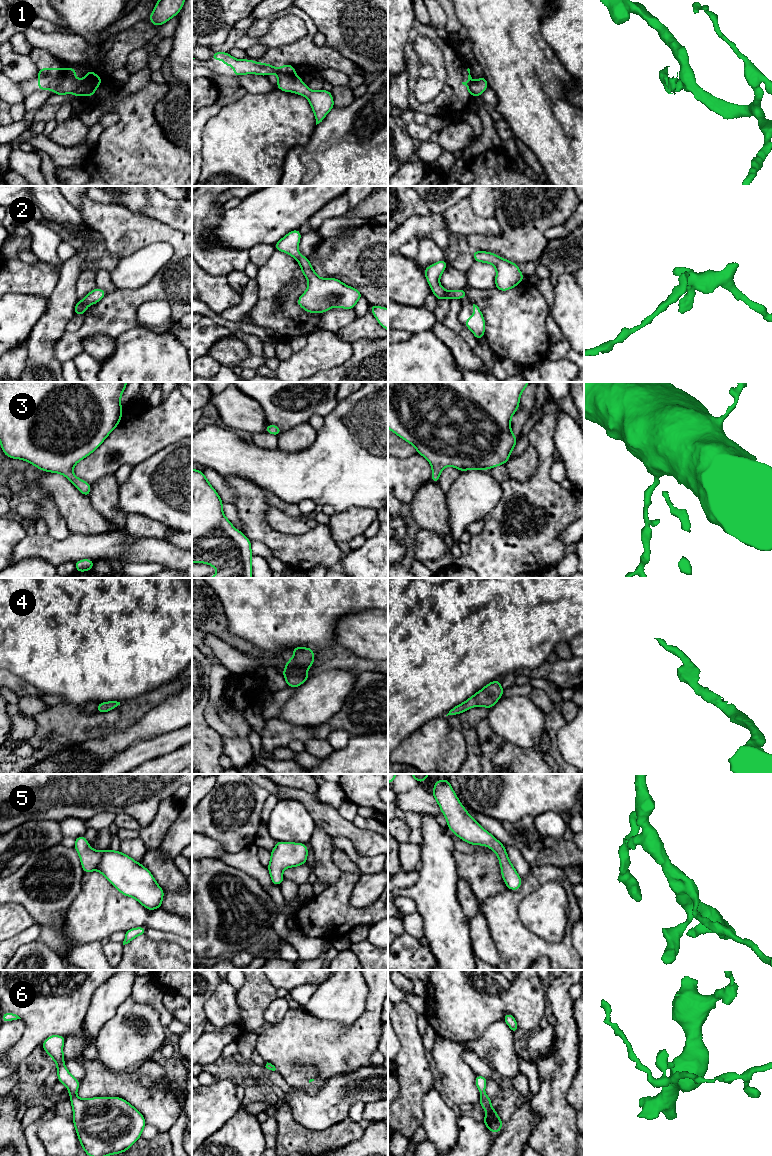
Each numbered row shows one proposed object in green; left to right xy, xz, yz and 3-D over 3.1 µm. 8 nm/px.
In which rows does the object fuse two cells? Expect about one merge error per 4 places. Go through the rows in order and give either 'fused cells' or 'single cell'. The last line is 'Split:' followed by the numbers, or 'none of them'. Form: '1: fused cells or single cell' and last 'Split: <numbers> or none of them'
1: fused cells
2: single cell
3: single cell
4: single cell
5: single cell
6: single cell
Split: 1

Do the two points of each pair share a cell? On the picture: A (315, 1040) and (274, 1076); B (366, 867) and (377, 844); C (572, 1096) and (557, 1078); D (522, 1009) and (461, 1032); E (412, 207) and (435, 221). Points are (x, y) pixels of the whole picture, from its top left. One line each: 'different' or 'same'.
A: different
B: different
C: different
D: same
E: different

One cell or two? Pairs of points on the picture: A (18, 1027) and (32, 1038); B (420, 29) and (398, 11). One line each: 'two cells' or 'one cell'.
A: two cells
B: two cells

